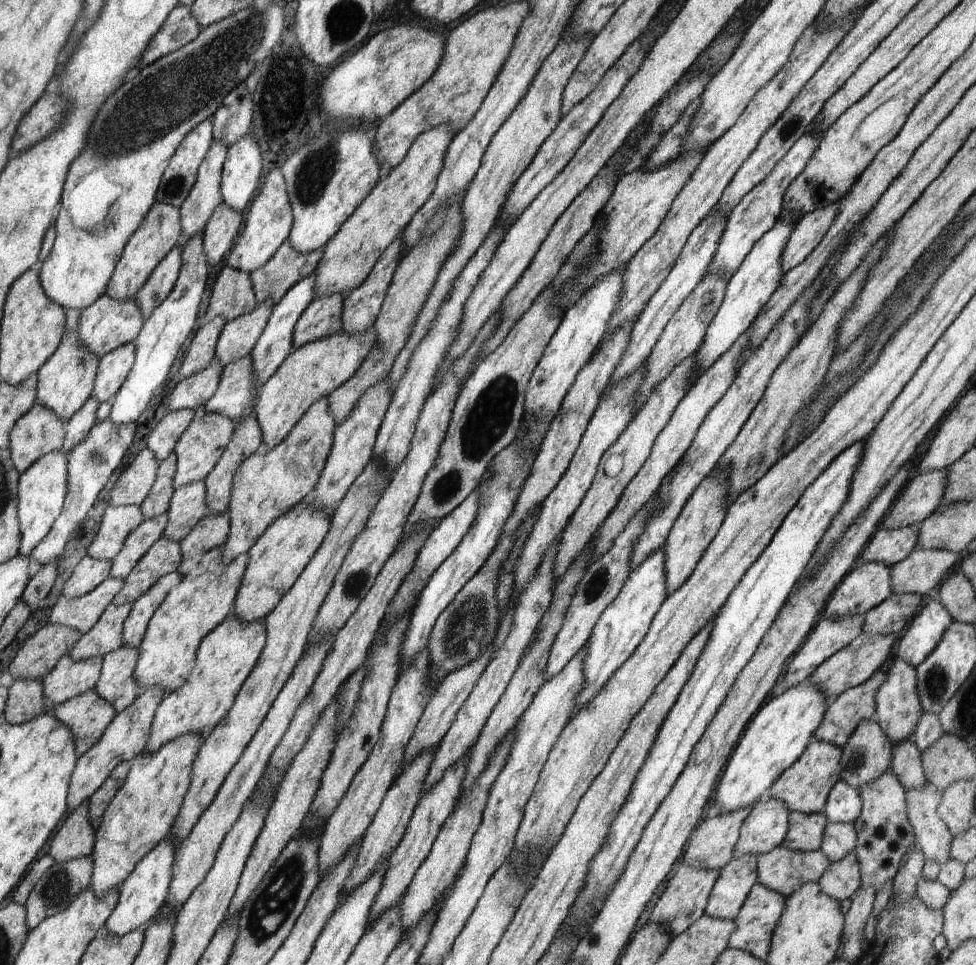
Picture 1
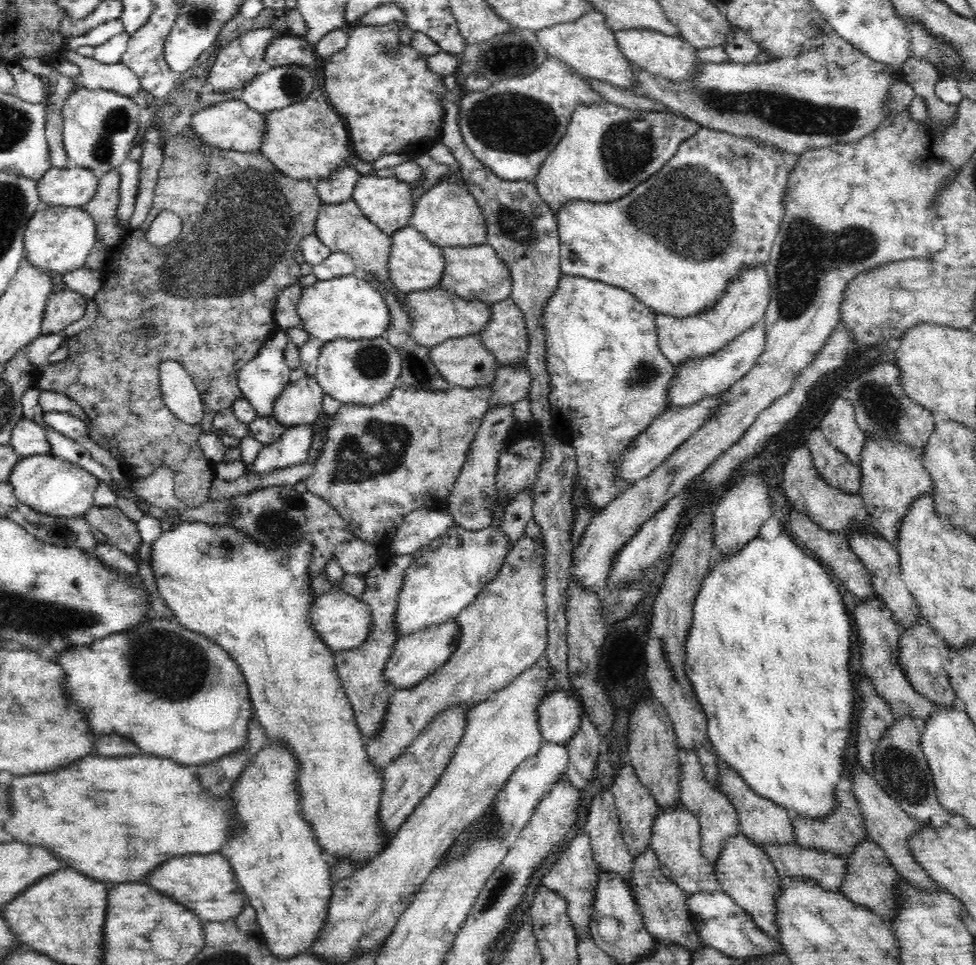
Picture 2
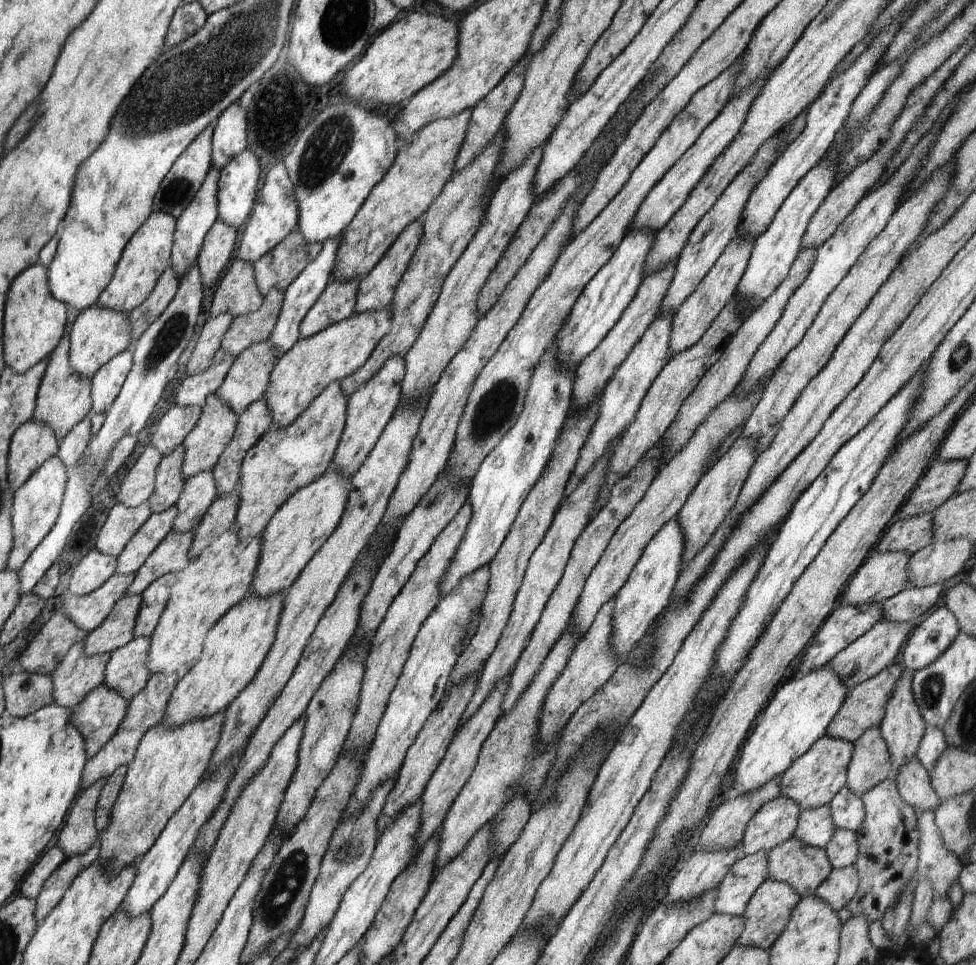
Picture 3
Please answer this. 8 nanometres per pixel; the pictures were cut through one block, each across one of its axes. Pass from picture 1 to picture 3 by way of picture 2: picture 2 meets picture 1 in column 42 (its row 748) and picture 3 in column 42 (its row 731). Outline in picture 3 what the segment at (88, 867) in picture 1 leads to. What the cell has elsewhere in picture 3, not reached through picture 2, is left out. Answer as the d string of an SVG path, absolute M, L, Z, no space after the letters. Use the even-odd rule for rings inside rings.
M96 839L94 846L86 854L69 856L67 859L48 876L48 880L42 884L40 894L36 896L36 922L39 925L58 906L58 903L66 890L70 888L72 881L82 870L90 868L100 856L100 841Z

